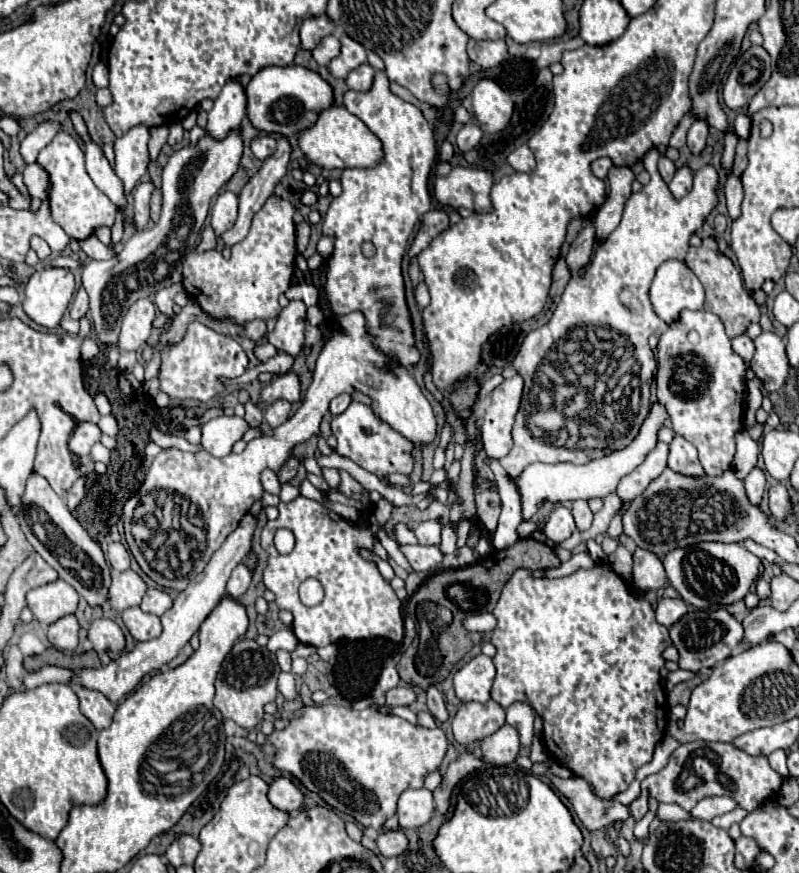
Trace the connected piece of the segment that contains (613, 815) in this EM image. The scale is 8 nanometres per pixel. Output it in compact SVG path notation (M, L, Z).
M548 761L542 765L534 765L532 773L534 775L546 775L550 777L550 781L556 785L556 789L572 803L578 819L582 821L582 825L588 831L598 831L604 829L616 821L626 821L628 819L628 807L622 805L620 801L606 801L600 799L598 795L592 793L590 785L582 779L582 777L572 777L572 779L560 779L550 775L548 769Z

